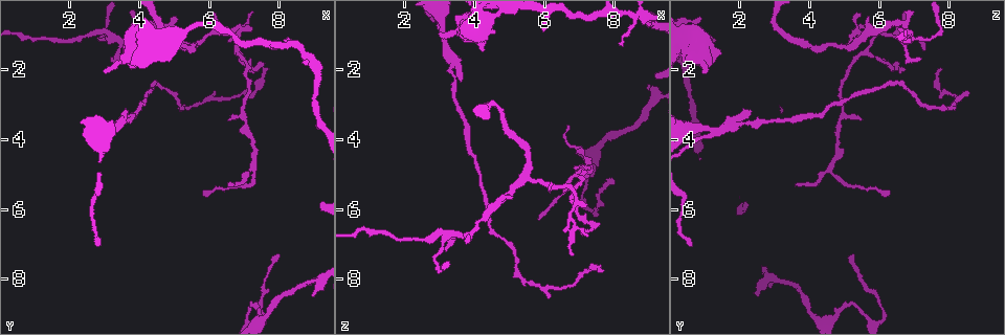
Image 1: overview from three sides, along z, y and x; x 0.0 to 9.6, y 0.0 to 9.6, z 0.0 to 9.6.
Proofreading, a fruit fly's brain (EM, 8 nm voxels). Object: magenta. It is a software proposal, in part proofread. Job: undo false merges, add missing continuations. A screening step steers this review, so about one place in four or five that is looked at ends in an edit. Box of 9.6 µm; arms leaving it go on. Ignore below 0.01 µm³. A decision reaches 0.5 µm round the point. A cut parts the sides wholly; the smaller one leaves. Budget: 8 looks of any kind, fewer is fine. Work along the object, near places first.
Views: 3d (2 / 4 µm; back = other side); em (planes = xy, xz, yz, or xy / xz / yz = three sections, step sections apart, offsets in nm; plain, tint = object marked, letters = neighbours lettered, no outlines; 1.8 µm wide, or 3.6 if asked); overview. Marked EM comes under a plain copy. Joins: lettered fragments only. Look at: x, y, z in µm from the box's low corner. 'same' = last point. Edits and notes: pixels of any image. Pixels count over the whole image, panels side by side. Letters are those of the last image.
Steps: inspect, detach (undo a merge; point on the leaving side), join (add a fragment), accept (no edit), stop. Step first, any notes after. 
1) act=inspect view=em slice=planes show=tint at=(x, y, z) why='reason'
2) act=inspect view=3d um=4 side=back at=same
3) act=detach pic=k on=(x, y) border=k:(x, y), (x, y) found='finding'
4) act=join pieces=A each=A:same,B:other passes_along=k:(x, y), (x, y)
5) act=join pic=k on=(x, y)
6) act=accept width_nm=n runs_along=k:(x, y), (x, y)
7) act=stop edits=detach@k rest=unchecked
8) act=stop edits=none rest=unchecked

act=inspect view=3d um=2 at=(8.00, 7.35, 5.20) why='tapers out'

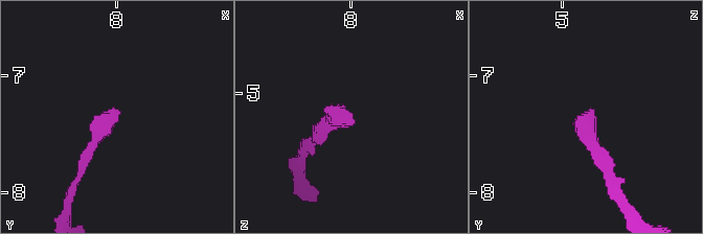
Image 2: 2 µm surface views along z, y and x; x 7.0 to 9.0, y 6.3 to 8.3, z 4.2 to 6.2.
act=inspect view=em um=3.6 slice=planes show=tint at=(8.00, 7.28, 5.26)

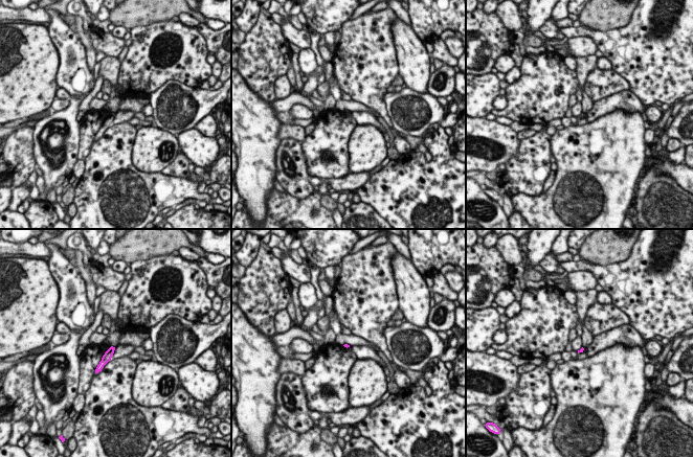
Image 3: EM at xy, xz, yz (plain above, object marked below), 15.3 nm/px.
act=inspect view=em um=3.6 slice=planes show=letters at=same

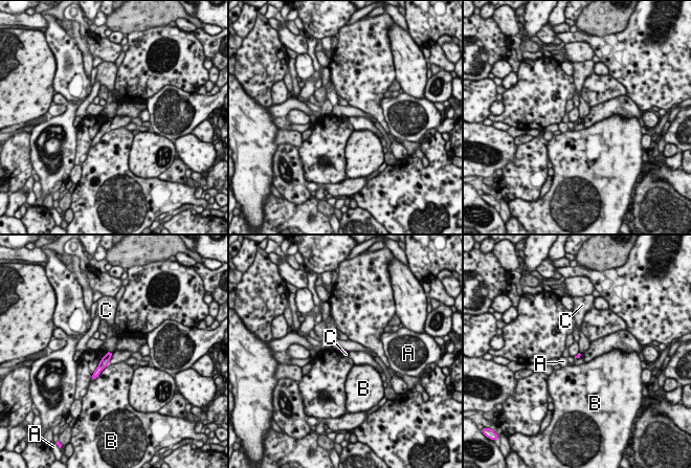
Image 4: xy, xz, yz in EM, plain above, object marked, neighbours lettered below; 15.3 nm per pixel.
act=accept each=A:other,B:other,C:other found='none of them fits'

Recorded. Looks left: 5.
act=inspect view=em slice=planes show=letters at=(7.65, 1.95, 7.75) why='thin end'

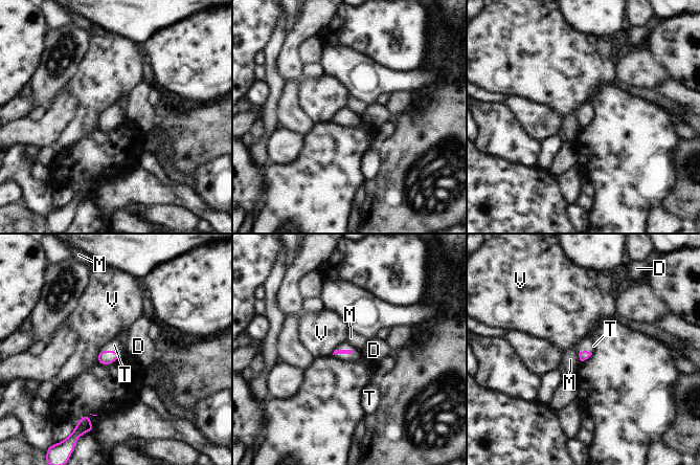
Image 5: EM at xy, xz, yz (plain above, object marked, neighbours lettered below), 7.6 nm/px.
act=join pieces=T longest_contact=T:160nm each=D:other,M:other,T:same,V:other passes_along=5:(336, 351), (342, 353), (355, 356) found='it goes on there'

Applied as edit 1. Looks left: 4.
act=inspect view=em slice=planes show=letters at=(3.25, 1.05, 6.70)

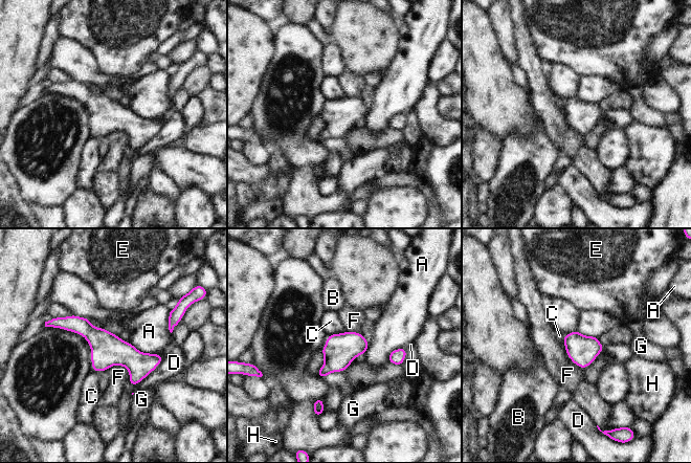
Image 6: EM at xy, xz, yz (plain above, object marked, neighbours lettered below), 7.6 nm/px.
act=accept each=A:other,B:other,C:other,D:other,E:other,F:other,G:other,H:other border=6:(344, 331), (329, 334) found='continuous, no second cell'

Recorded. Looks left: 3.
act=stop edits=join@5 rest=unchecked

